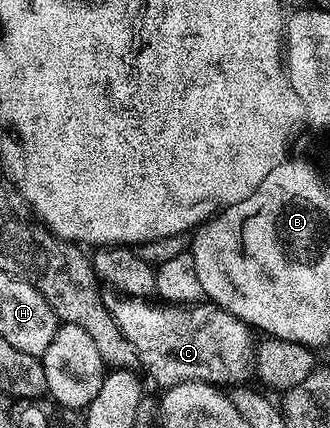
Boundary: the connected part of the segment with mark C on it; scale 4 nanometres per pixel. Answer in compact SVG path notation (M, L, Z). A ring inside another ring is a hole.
M123 294L113 297L107 301L110 314L136 351L139 365L144 366L160 390L191 380L203 380L217 386L231 385L243 381L240 379L247 372L249 375L254 364L253 333L247 324L225 308L218 308L211 302L159 308L146 298Z

